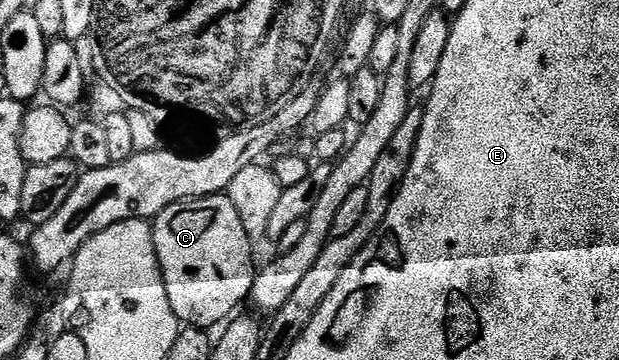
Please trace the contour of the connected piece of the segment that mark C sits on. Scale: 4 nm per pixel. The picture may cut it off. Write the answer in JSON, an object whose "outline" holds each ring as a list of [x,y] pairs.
{"outline":[[[228,195],[202,196],[198,200],[183,200],[181,204],[171,204],[155,217],[152,237],[156,247],[156,257],[164,275],[166,294],[181,325],[205,330],[211,329],[211,324],[223,325],[237,311],[235,308],[243,300],[245,303],[251,297],[252,283],[256,280],[258,271],[258,264],[252,261],[254,241],[247,236],[238,210],[235,209]]]}

